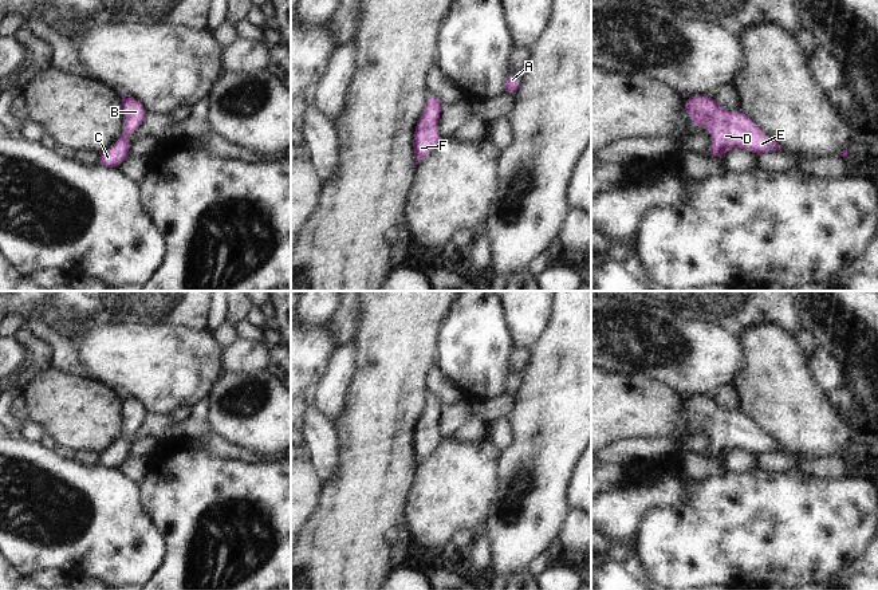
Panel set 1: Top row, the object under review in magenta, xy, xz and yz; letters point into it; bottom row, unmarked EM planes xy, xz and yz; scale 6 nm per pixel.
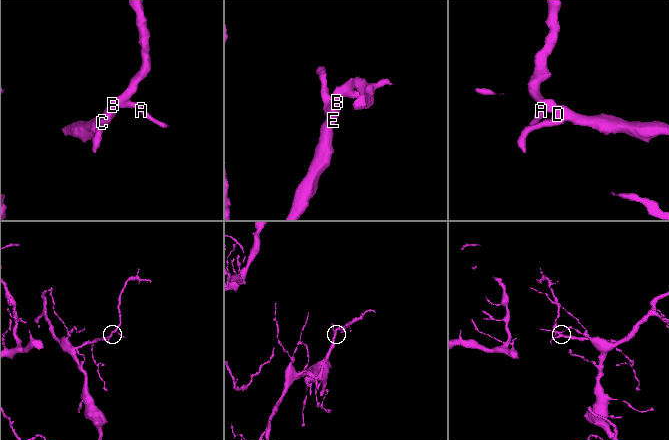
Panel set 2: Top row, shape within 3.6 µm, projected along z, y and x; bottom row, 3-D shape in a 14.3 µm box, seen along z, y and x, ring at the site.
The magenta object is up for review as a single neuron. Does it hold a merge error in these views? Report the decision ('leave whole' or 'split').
leave whole

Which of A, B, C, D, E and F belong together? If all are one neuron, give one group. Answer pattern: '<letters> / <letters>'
A B C D E F

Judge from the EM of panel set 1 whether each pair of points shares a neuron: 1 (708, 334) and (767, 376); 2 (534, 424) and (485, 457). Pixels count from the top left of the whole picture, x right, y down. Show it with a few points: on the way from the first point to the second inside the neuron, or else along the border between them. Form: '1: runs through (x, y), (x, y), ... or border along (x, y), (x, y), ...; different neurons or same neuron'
1: border along (741, 337), (744, 370), (733, 385); different neurons
2: border along (500, 451), (496, 459), (496, 478), (493, 482); different neurons

